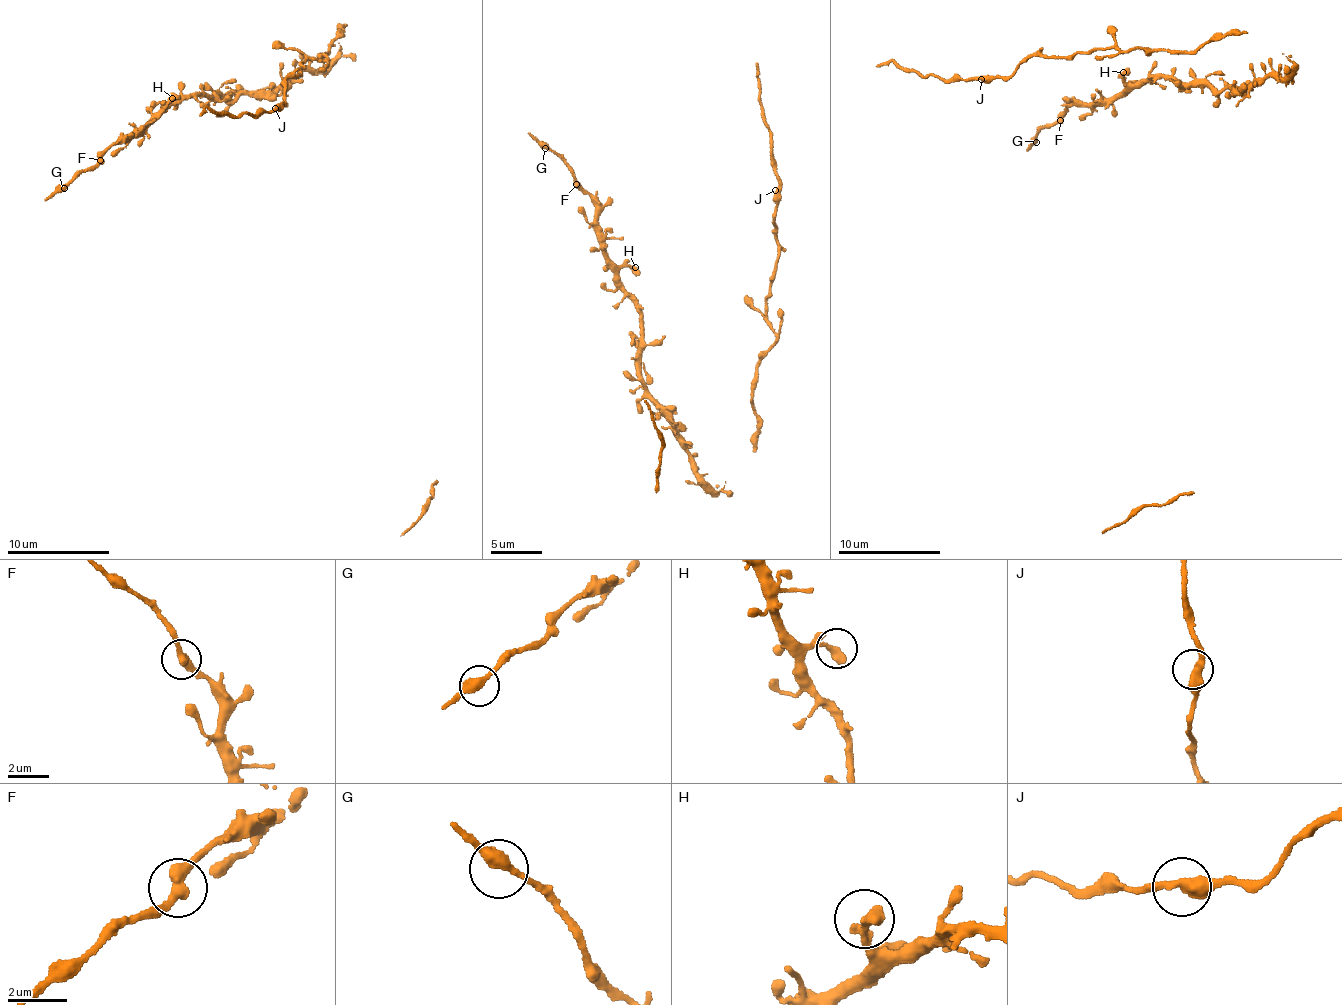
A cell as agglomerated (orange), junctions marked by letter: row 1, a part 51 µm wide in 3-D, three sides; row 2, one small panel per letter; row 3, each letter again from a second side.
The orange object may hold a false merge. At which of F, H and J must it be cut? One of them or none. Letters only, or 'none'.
F

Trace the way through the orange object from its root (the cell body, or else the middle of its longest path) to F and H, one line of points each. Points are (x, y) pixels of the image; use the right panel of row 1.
F: (1274, 77), (1219, 92), (1148, 76), (1107, 99), (1071, 102), (1060, 120)
H: (1274, 77), (1257, 78), (1240, 91), (1219, 92), (1148, 76), (1143, 85), (1130, 84), (1123, 72)

